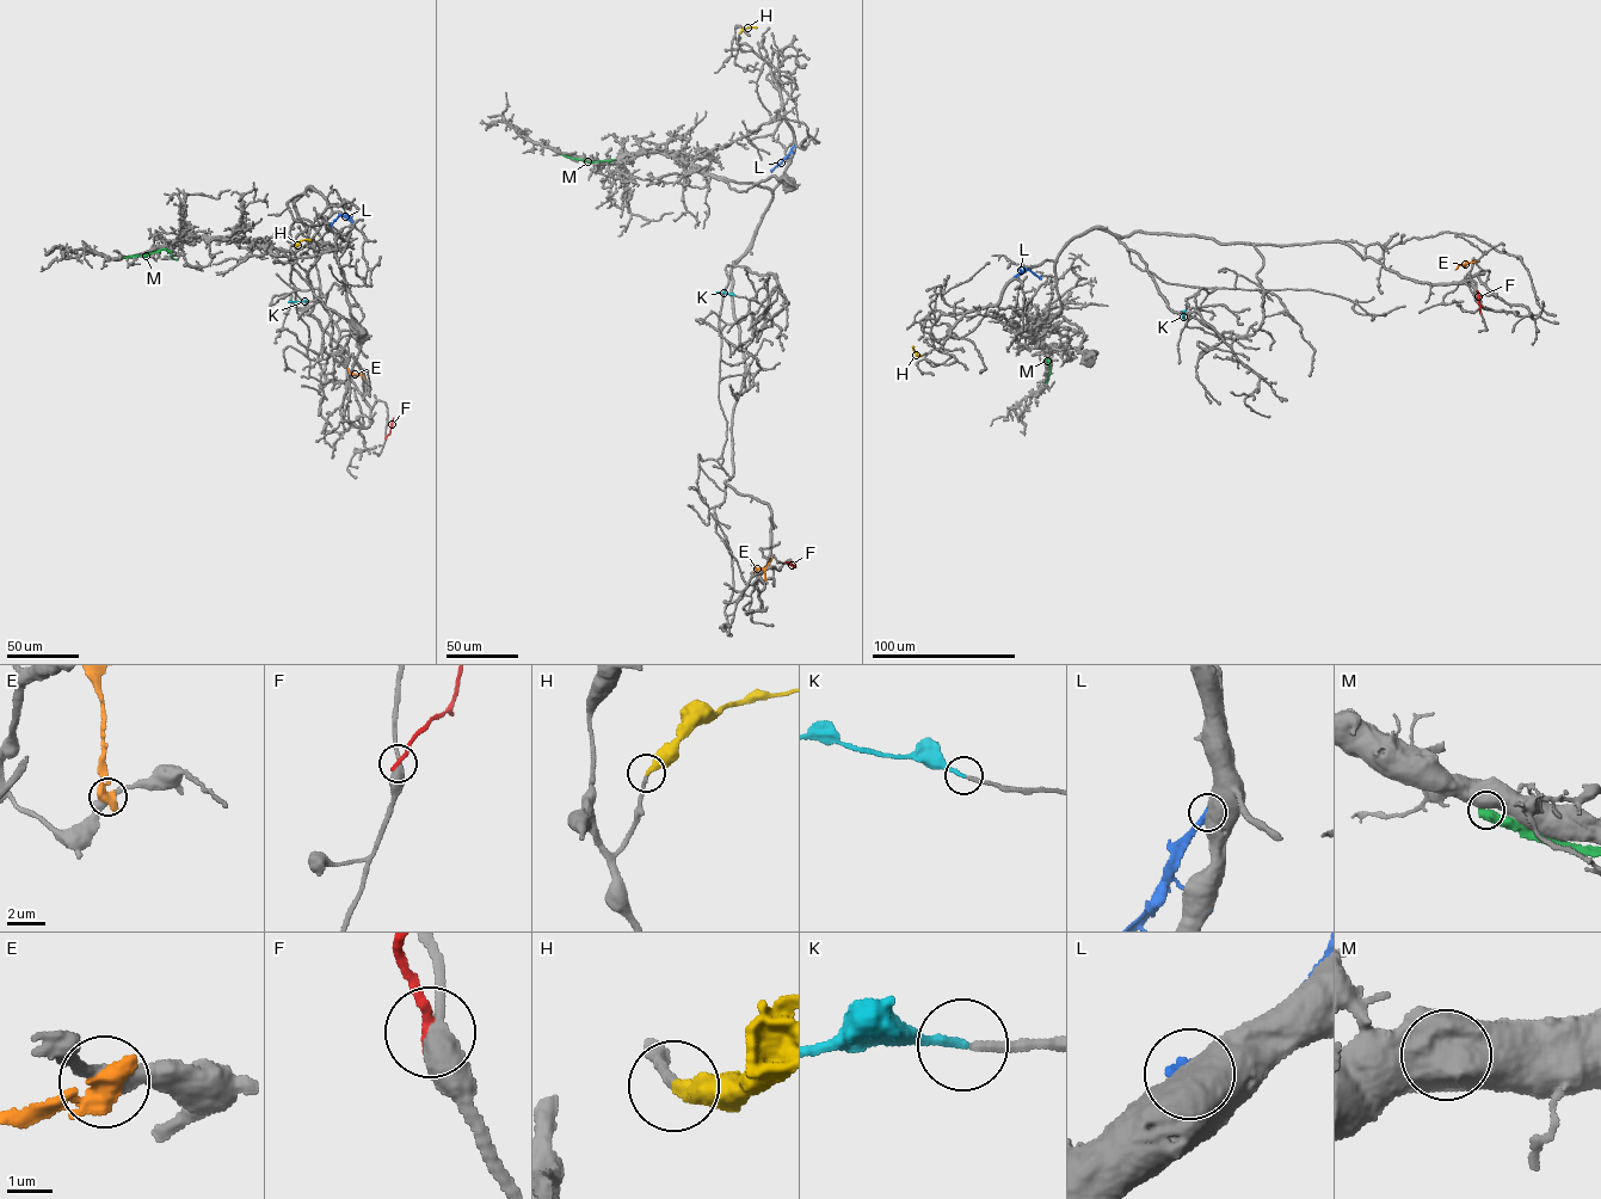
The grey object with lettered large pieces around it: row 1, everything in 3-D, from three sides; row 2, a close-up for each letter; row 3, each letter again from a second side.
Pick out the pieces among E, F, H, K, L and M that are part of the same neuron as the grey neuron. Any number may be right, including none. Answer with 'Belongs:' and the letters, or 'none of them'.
Belongs: H, K

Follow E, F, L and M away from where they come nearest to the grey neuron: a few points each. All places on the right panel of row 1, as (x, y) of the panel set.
E: (1475, 260), (1455, 269)
F: (1479, 312), (1477, 290)
L: (1015, 276), (1027, 269), (1041, 280)
M: (1046, 383), (1050, 370), (1047, 360), (1050, 366)

